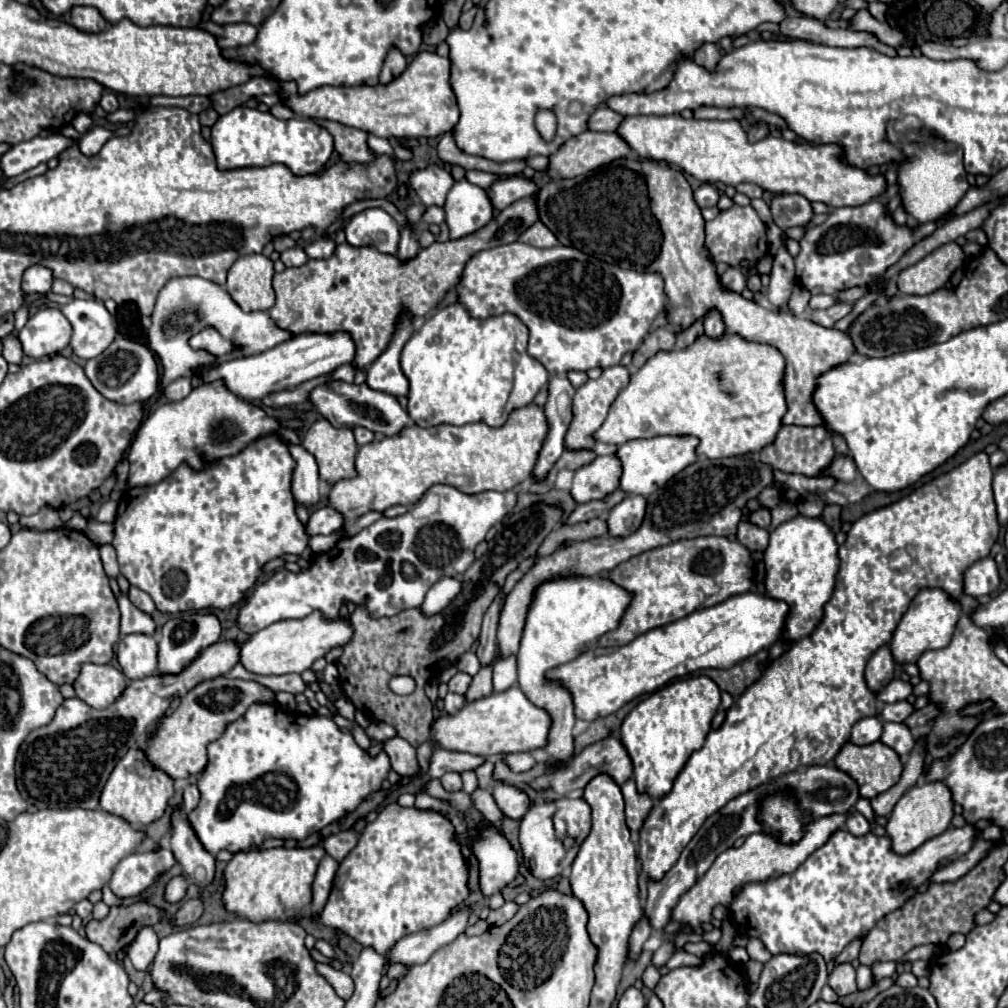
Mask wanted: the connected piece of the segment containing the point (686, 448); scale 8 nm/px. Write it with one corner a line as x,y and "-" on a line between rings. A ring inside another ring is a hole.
651,437
625,441
617,447
615,457
621,461
619,489
627,495
651,495
657,487
663,487
673,475
683,471
687,465
697,461
697,439
695,437

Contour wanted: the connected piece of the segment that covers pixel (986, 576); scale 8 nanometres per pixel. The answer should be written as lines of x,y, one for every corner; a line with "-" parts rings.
993,557
977,561
963,573
963,591
971,597
985,597
999,587
999,573

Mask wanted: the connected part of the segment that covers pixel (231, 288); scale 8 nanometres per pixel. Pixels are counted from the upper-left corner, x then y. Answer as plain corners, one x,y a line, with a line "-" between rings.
253,253
247,257
239,257
239,261
235,261
235,265
231,265
231,269
227,273
225,289
243,311
267,311
275,305
275,291
271,287
271,279
273,279
271,259
261,253

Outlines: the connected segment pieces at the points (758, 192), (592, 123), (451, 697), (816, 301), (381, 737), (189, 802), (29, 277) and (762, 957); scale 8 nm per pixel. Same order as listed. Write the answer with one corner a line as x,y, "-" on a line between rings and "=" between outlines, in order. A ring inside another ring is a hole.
739,183
739,185
735,187
735,191
747,195
749,199
753,199
753,197
761,197
761,195
763,195
763,189
761,189
759,185
753,185
753,183
=
607,105
599,107
591,119
589,119
589,129
591,131
615,131
619,127
619,121
623,121
625,117
615,113
613,109
609,109
=
447,693
445,695
445,713
457,713
463,705
465,705
465,697
463,695
457,695
457,693
=
818,294
813,295
810,299
811,309
827,309
836,303
836,299
833,296
=
371,723
369,729
365,729
365,731
367,731
367,735
371,739
377,739
377,741
387,741
387,739
397,735
395,729
391,725
387,725
387,723
=
189,785
183,793
183,811
185,813
191,813
199,803
199,789
197,785
=
35,265
35,267
29,267
29,269
23,273
21,289
23,289
23,295
47,293
47,291
51,289
51,283
53,283
51,271
45,269
45,267
41,267
41,265
=
749,939
749,943
747,943
747,953
749,953
749,959
751,959
751,961
767,963
767,961
771,959
771,953
765,949
765,945
763,945
759,939

